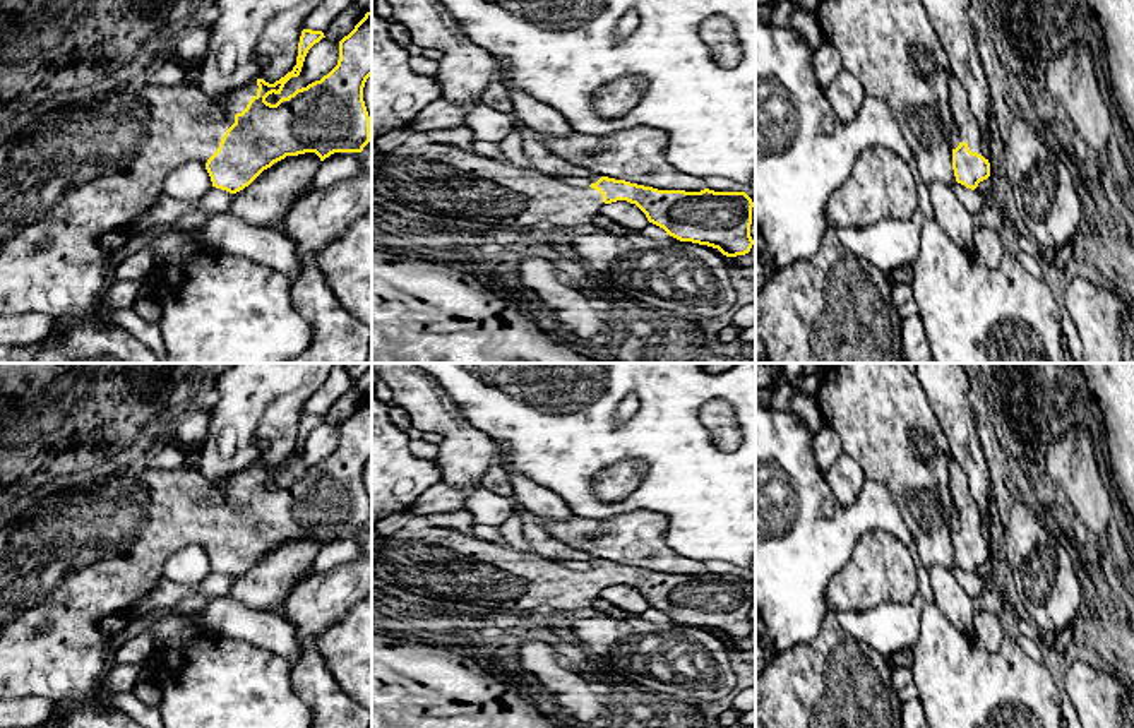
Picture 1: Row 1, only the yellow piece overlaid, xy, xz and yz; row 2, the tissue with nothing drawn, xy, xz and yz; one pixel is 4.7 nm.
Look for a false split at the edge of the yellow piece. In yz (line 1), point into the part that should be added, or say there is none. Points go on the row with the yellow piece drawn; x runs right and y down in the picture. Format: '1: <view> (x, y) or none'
1: yz (968, 129)

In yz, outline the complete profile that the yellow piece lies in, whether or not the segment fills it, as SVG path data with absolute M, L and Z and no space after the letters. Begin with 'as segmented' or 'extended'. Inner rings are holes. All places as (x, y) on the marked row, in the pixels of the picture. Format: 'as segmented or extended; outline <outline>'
extended; outline M949 79L951 115L959 134L959 146L952 149L952 170L956 182L975 190L990 176L990 163L983 149L983 134L973 115L970 98L961 81Z

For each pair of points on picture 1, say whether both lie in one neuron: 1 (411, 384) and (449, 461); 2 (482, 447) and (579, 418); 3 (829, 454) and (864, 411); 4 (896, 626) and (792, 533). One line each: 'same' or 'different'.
1: same
2: different
3: different
4: same

